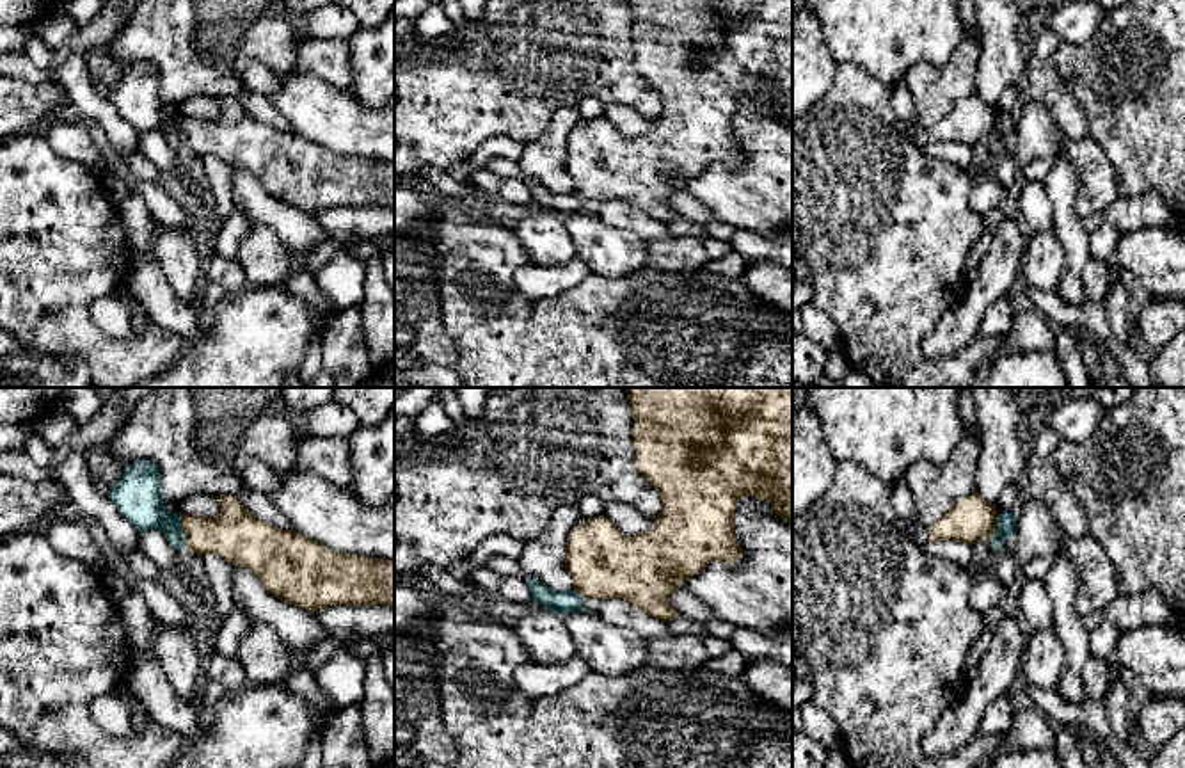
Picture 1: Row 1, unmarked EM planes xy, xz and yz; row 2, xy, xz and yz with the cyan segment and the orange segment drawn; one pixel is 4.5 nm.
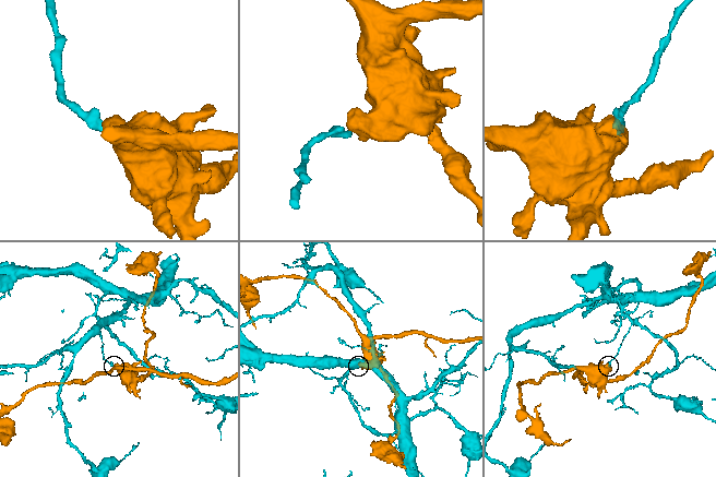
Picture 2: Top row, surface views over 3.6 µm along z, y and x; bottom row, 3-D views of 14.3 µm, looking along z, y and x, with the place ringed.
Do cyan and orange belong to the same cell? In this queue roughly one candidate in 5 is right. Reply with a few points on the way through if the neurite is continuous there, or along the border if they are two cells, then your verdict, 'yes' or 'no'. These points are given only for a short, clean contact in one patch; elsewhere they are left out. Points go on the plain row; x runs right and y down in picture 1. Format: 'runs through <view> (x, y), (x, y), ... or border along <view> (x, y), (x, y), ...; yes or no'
border along yz (999, 116), (992, 144); no

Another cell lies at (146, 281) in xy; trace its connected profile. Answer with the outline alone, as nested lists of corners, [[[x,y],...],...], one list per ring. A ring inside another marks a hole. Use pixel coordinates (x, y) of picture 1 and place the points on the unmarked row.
[[[128,245],[131,270],[128,290],[146,308],[153,322],[178,334],[185,343],[197,341],[206,329],[208,316],[201,308],[179,299],[155,258]]]

